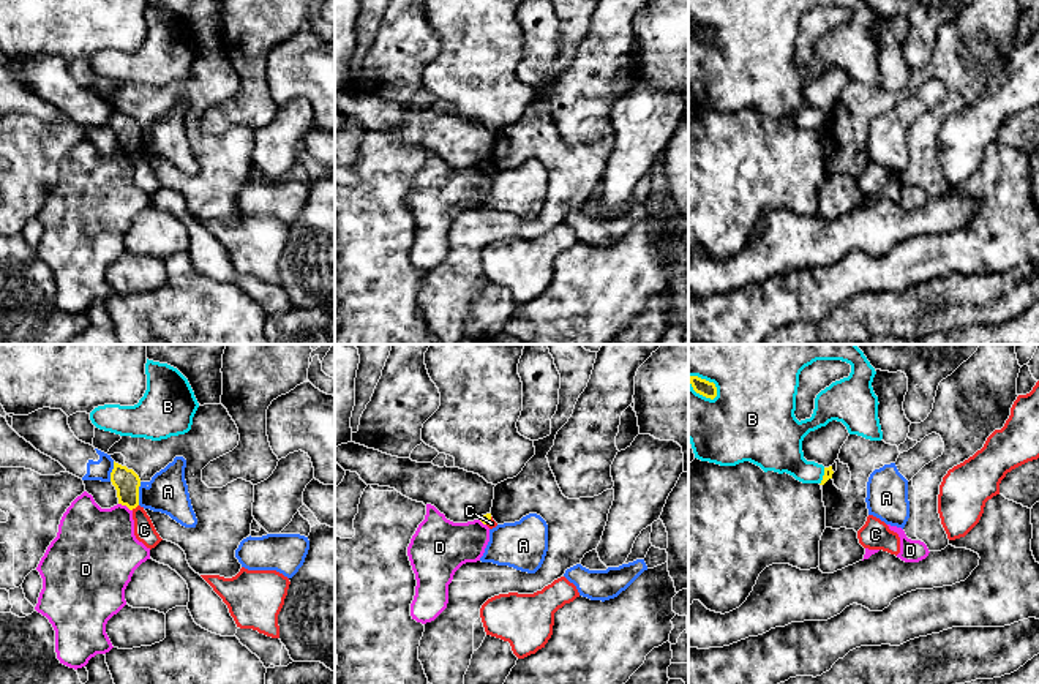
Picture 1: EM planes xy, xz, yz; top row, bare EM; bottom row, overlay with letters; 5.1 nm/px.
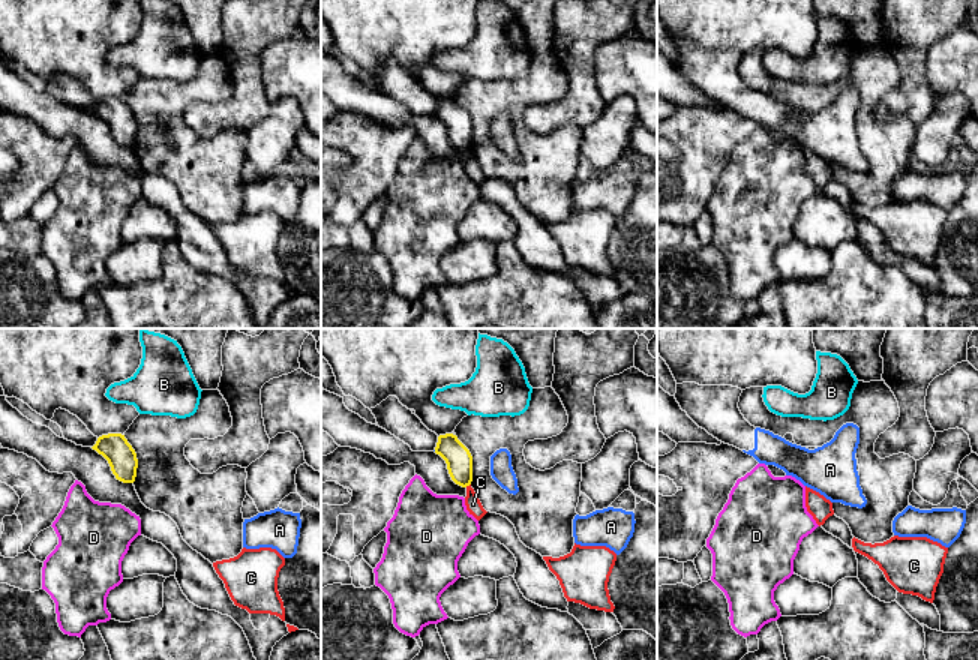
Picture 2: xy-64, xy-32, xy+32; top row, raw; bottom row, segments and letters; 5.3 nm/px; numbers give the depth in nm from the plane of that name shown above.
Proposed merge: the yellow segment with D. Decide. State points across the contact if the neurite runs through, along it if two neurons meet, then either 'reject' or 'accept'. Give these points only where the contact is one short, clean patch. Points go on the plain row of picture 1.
border xy (119, 149), (131, 157); reject

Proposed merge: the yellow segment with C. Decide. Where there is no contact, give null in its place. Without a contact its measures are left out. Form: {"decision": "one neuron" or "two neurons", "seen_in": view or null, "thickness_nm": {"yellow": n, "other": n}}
{"decision": "two neurons", "seen_in": "xy", "thickness_nm": {"yellow": 140, "other": 110}}

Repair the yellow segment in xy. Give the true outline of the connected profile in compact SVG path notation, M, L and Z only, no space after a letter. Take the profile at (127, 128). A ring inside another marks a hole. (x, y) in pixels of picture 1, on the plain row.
M114 107L111 128L117 136L118 150L126 152L129 156L139 152L141 125L133 115Z

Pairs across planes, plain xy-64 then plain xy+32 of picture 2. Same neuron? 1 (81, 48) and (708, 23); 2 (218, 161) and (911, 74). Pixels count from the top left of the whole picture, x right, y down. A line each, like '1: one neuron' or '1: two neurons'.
1: one neuron
2: two neurons

